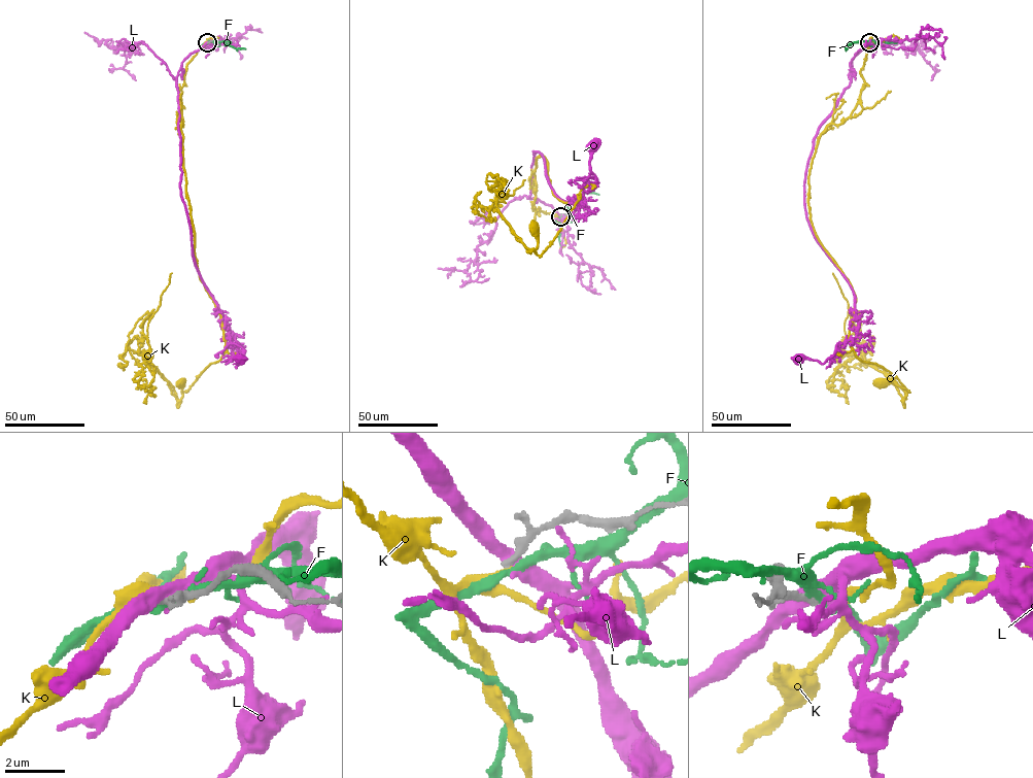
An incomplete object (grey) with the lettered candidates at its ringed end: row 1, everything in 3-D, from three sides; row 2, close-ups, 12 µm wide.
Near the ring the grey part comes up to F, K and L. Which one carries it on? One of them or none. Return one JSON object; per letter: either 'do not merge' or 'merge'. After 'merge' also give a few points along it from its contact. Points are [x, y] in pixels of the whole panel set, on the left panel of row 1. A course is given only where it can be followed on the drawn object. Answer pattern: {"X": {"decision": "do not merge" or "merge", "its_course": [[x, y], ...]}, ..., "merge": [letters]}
{"F": {"decision": "do not merge"}, "K": {"decision": "do not merge"}, "L": {"decision": "do not merge"}, "merge": []}

